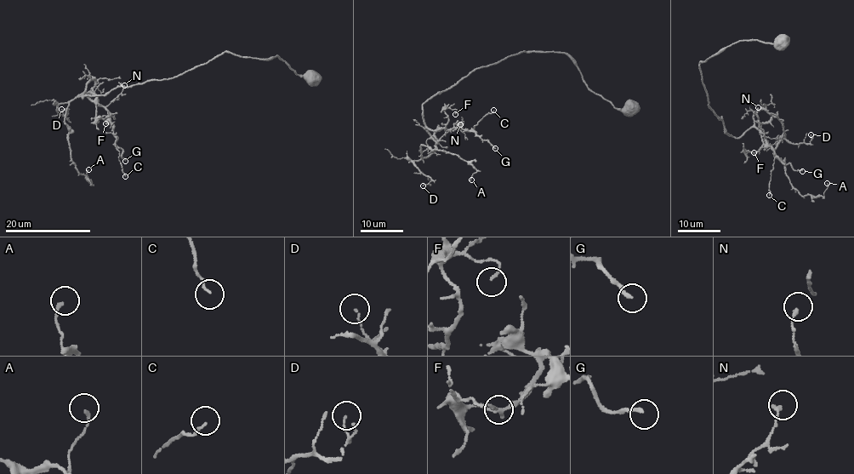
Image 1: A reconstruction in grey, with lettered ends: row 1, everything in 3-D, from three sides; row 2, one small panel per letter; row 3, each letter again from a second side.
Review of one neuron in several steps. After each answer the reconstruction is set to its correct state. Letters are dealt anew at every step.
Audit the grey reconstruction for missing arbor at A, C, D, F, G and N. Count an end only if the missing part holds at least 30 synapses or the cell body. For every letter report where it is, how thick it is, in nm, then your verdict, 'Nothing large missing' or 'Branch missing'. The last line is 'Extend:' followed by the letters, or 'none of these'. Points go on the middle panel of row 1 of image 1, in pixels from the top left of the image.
A: Place: (471, 179). Thickness 140 nm. Nothing large missing
C: Place: (493, 110). Thickness 100 nm. Nothing large missing
D: Place: (423, 185). Thickness 90 nm. Nothing large missing
F: Place: (455, 114). Thickness 110 nm. Nothing large missing
G: Place: (495, 148). Thickness 190 nm. Nothing large missing
N: Place: (460, 124). Thickness 180 nm. Nothing large missing
Extend: none of these

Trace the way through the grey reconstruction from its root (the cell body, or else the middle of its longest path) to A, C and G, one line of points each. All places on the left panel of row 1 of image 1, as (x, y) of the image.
A: (123, 86), (82, 98), (92, 79), (94, 86), (69, 103), (65, 117), (71, 159), (91, 183), (88, 169)
C: (123, 86), (104, 94), (82, 96), (86, 93), (108, 112), (125, 176)
G: (123, 86), (104, 94), (82, 96), (86, 93), (108, 112), (115, 143), (125, 161)

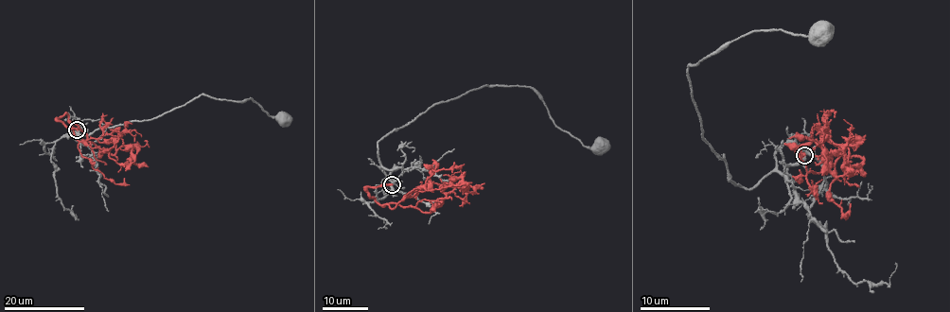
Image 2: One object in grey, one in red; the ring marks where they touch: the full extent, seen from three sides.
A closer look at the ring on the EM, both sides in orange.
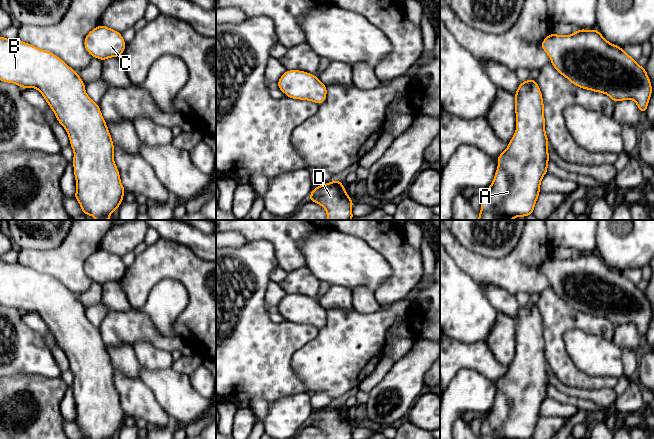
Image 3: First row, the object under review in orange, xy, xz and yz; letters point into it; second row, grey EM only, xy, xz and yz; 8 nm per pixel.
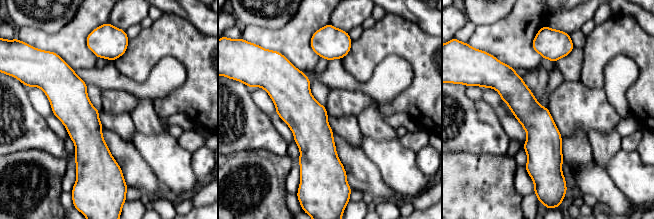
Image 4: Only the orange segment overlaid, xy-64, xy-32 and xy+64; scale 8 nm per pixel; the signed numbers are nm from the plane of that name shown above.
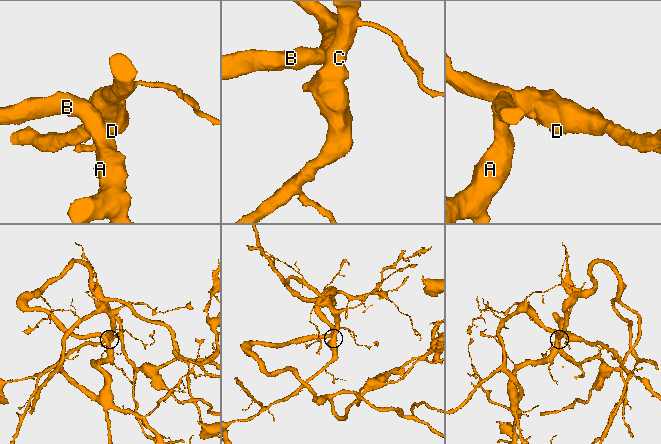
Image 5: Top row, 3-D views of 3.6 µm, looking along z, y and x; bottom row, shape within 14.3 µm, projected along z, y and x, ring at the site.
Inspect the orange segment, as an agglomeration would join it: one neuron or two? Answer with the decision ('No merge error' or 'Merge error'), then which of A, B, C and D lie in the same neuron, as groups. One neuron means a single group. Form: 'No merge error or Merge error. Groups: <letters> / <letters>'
No merge error. Groups: A B C D

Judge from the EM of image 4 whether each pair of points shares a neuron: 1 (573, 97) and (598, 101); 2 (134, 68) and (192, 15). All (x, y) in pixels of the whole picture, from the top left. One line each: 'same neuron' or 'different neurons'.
1: same neuron
2: different neurons

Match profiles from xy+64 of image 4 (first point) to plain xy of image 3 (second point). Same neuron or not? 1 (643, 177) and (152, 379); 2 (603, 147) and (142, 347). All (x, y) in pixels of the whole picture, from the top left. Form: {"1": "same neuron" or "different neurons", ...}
{"1": "same neuron", "2": "same neuron"}

